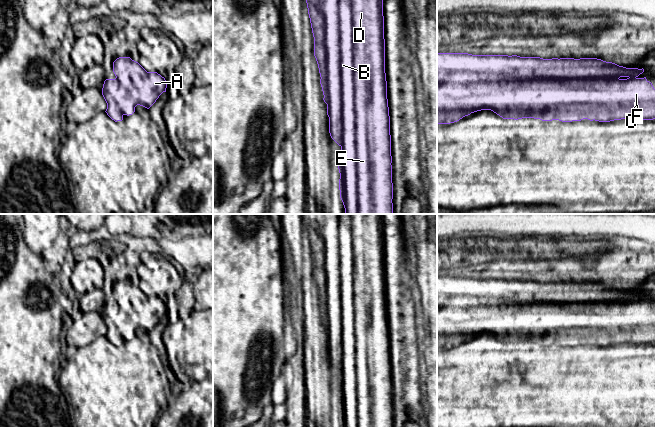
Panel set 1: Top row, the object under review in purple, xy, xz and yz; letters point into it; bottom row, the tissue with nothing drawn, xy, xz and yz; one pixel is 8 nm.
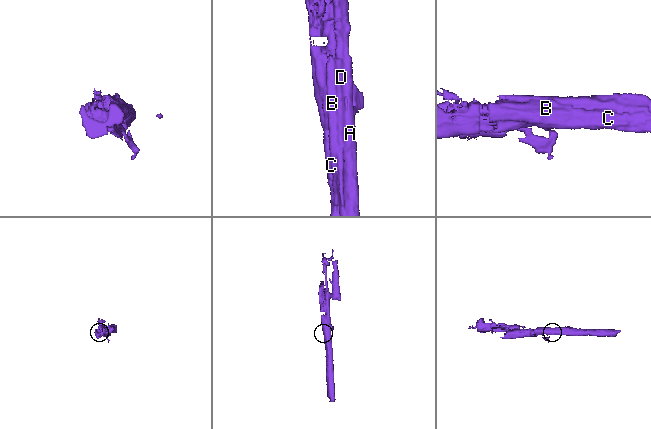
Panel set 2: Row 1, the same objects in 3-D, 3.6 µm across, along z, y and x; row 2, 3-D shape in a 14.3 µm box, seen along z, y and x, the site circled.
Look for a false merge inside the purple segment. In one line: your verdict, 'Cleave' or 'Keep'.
Keep

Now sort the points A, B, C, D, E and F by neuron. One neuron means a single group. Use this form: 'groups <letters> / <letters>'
groups A B C D E F

